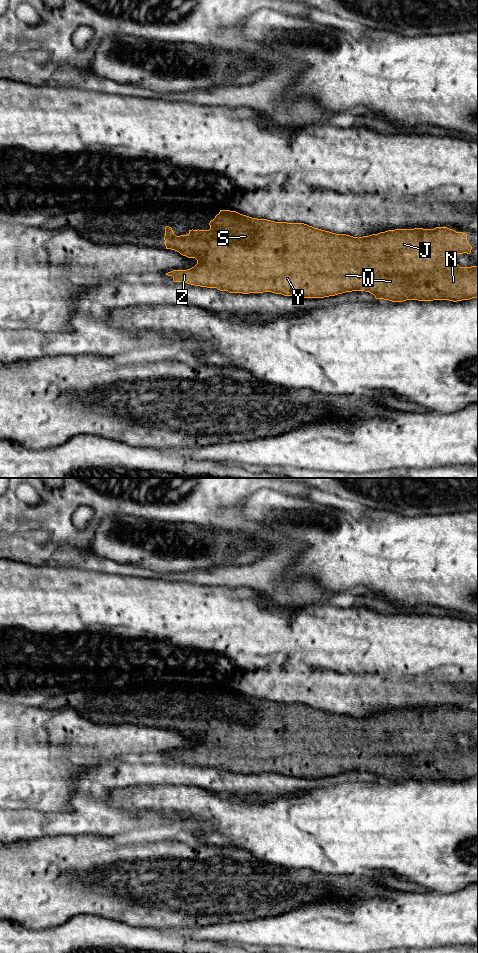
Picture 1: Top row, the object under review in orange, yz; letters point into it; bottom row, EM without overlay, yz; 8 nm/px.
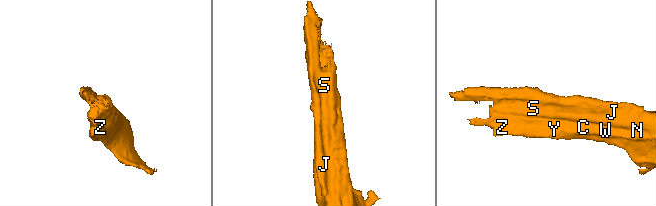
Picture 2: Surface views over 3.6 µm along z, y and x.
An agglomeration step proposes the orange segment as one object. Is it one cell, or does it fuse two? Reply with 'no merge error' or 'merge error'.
no merge error

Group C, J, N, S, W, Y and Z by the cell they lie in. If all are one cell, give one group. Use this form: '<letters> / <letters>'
C J N S W Y Z

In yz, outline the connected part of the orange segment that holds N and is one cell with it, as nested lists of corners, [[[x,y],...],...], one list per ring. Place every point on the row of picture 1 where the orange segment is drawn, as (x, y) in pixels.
[[[220,210],[213,220],[209,223],[209,230],[189,230],[187,235],[176,236],[171,227],[165,227],[165,246],[179,252],[188,258],[195,258],[197,264],[187,270],[173,270],[166,273],[173,277],[174,282],[183,282],[195,286],[217,288],[220,291],[228,291],[229,293],[263,293],[272,292],[282,294],[284,296],[293,296],[295,298],[324,298],[335,296],[345,292],[365,291],[373,294],[376,299],[384,299],[392,302],[403,302],[406,300],[433,301],[433,300],[449,300],[453,302],[469,300],[478,297],[478,266],[460,267],[455,257],[457,254],[471,253],[472,246],[467,240],[467,234],[456,232],[447,227],[436,227],[434,229],[395,229],[372,234],[363,237],[353,237],[346,234],[336,234],[329,231],[314,228],[304,223],[287,223],[275,222],[267,219],[252,218],[236,211]]]

